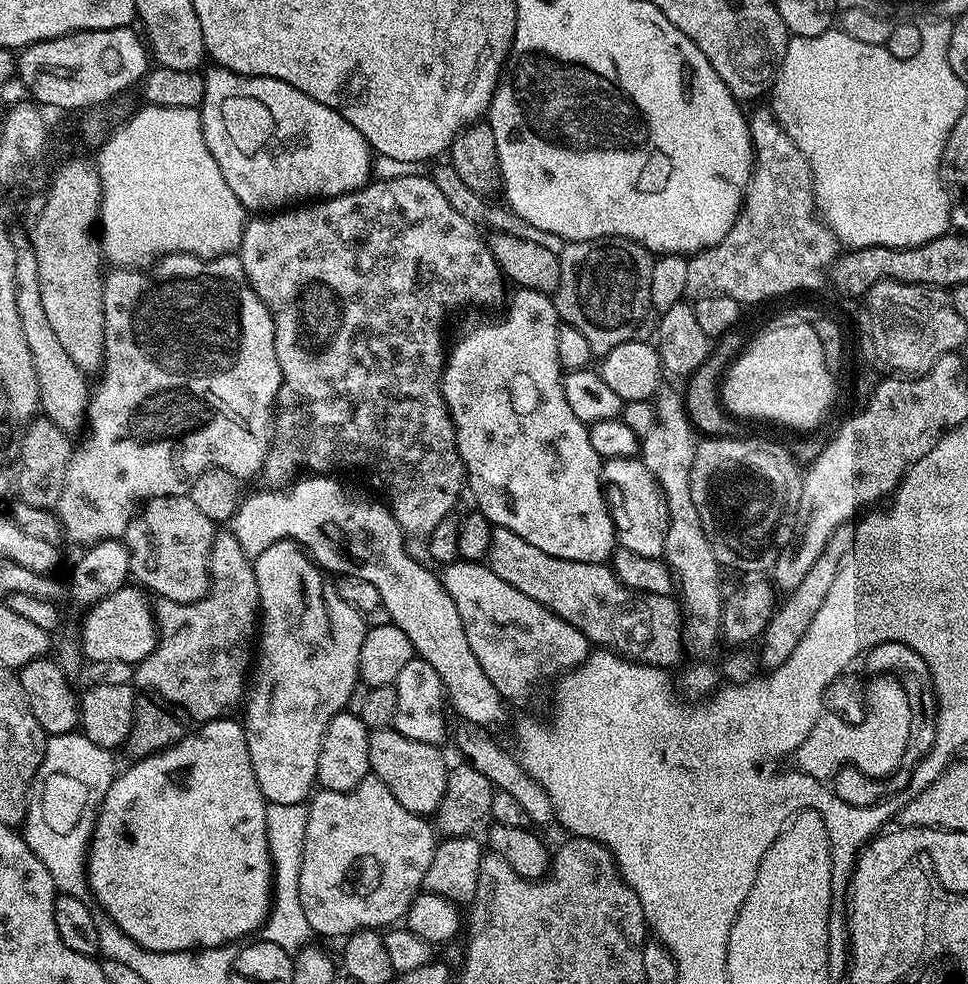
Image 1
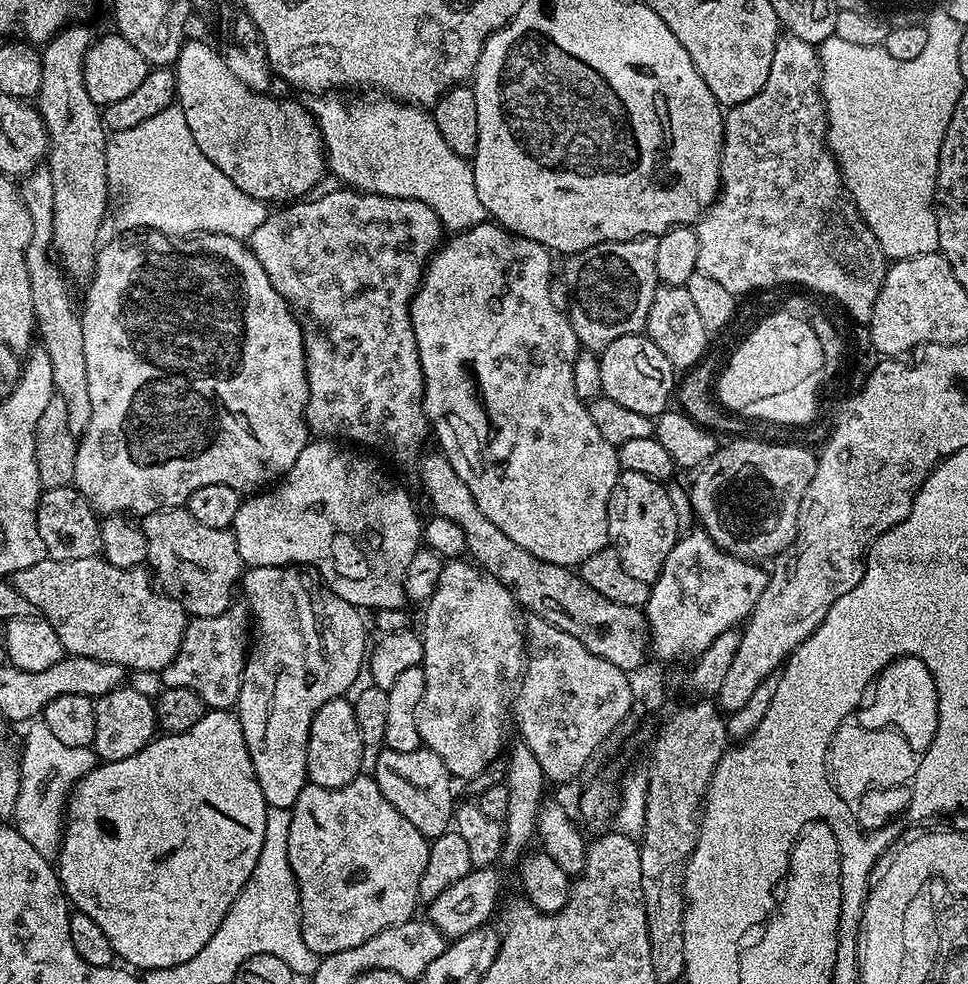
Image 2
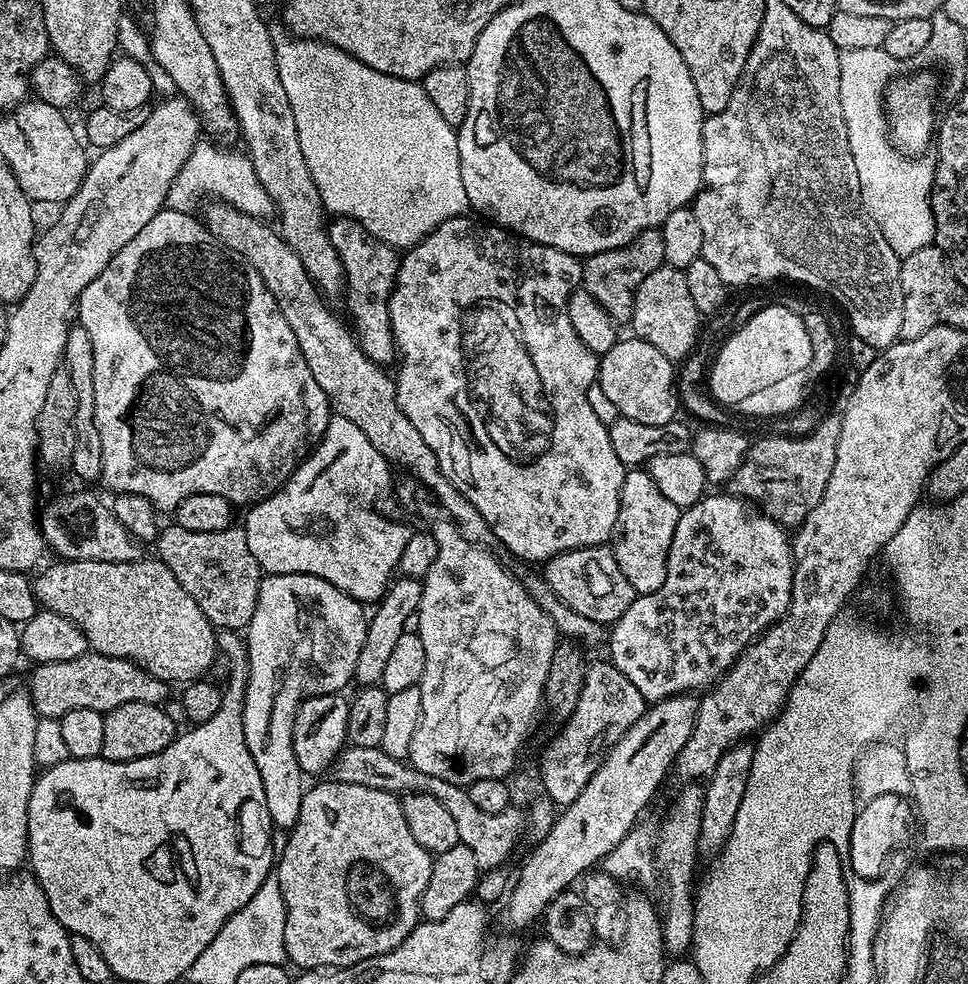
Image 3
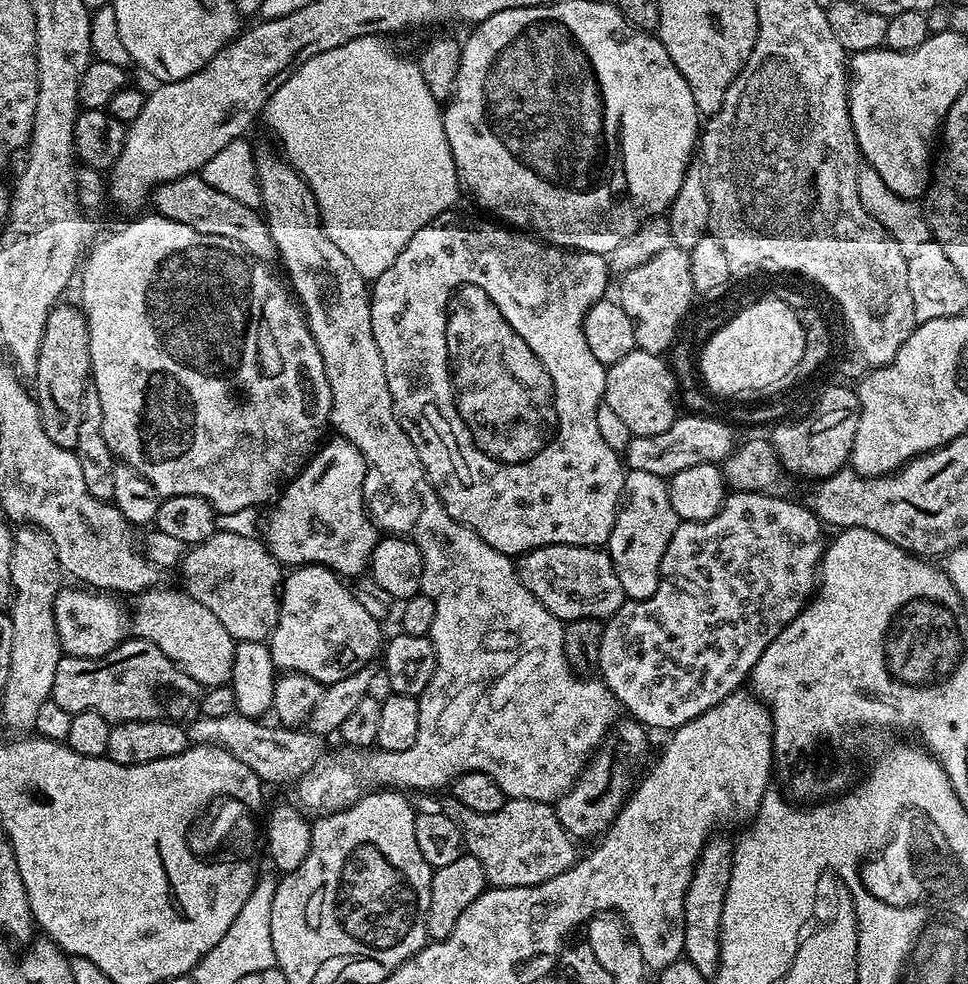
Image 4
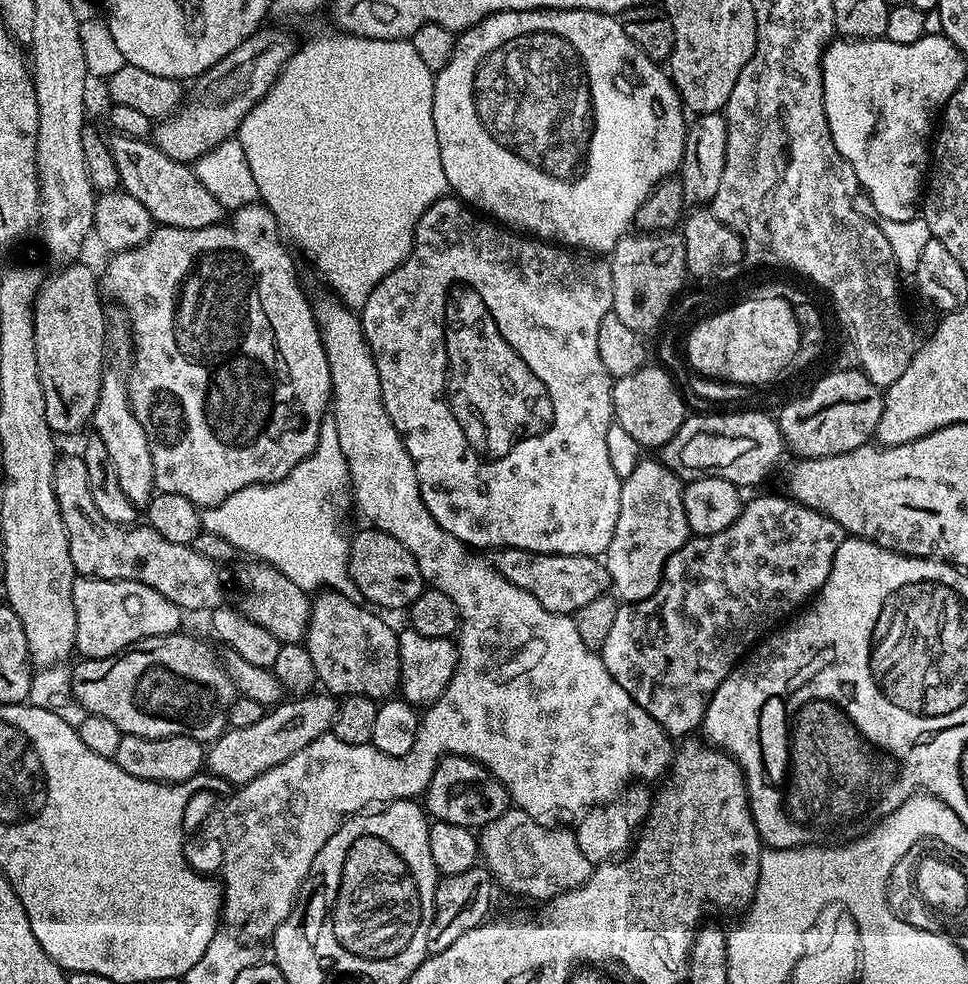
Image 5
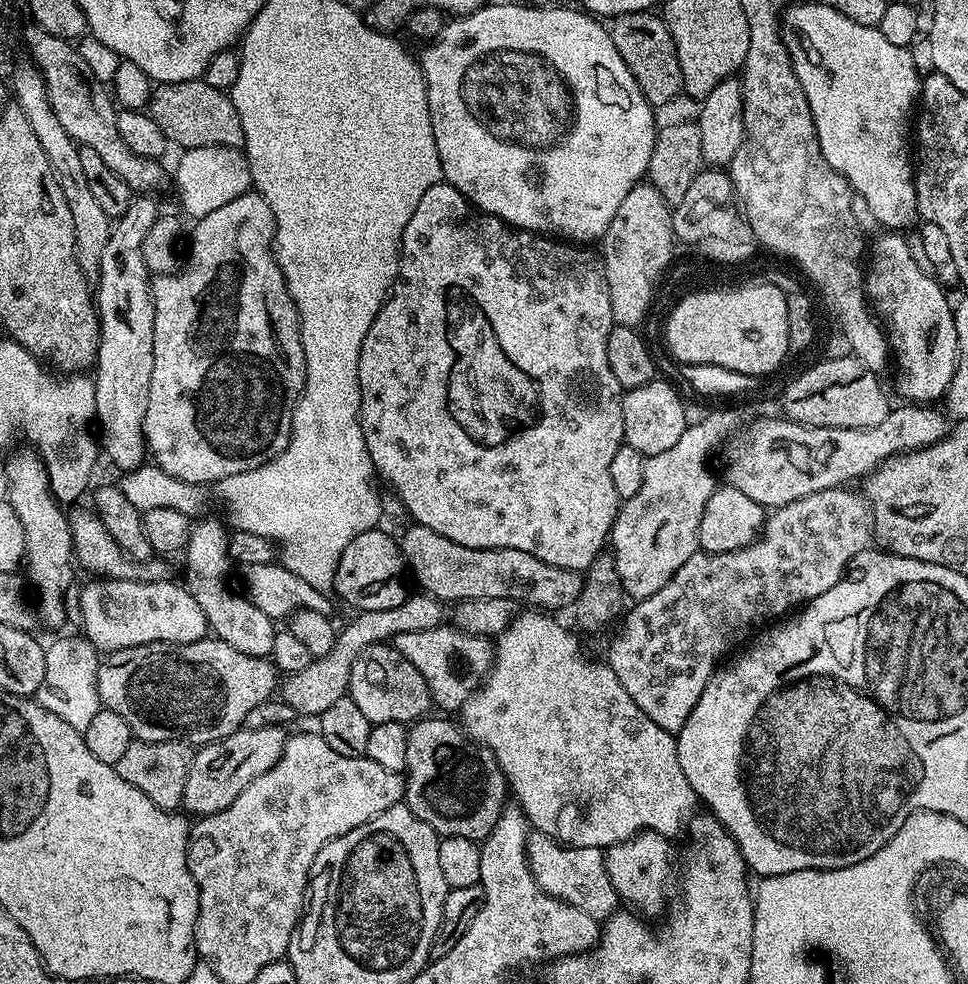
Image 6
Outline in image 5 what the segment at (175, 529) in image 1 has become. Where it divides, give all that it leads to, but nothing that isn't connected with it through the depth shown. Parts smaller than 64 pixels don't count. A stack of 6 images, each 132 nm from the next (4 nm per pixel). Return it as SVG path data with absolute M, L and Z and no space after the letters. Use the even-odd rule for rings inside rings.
M248 562L240 572L240 588L244 597L238 603L238 610L250 622L270 630L281 645L296 646L308 635L308 619L312 616L312 603L309 593L304 592L286 574L279 572L274 566L263 562Z

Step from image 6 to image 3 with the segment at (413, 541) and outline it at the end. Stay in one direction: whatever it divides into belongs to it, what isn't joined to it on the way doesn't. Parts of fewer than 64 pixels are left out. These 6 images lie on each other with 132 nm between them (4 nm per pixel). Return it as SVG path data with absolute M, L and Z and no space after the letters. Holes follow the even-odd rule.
M608 544L575 548L551 556L543 568L542 579L550 586L550 590L554 590L559 600L566 602L570 610L578 610L578 614L605 626L611 626L618 618L622 618L638 595L634 586L626 582L626 574L622 574L622 566L618 566L618 558L614 558Z

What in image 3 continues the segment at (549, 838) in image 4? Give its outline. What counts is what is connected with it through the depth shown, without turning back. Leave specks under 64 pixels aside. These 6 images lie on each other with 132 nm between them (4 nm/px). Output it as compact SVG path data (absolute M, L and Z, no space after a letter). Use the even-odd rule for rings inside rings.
M345 747L333 761L330 772L334 780L343 784L370 786L374 790L386 790L393 794L429 792L438 798L438 802L442 802L442 806L446 806L446 810L450 810L450 818L454 818L458 826L460 843L470 846L481 870L496 870L504 866L520 840L520 831L526 828L525 813L519 812L516 806L502 810L502 814L485 814L483 810L478 810L478 806L474 806L474 802L470 802L467 787L422 774L411 763L390 758L390 754L386 754L380 747Z

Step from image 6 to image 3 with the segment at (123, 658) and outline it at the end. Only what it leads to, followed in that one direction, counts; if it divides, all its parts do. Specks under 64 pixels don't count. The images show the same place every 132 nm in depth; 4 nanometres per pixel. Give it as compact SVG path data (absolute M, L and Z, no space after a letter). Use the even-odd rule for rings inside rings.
M87 651L83 656L70 658L70 662L36 664L32 672L30 695L36 706L37 717L59 720L70 710L98 710L106 713L126 702L150 702L163 705L170 696L169 685L154 678L133 660L103 656L100 652Z

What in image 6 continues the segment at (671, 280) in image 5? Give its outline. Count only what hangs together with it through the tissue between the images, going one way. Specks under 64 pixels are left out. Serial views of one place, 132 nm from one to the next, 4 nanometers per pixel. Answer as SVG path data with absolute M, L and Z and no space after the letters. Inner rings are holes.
M651 183L633 186L630 194L622 198L618 214L610 222L602 237L602 259L610 294L612 319L627 328L643 325L652 311L652 297L657 285L673 263L672 214L668 201L658 194Z

